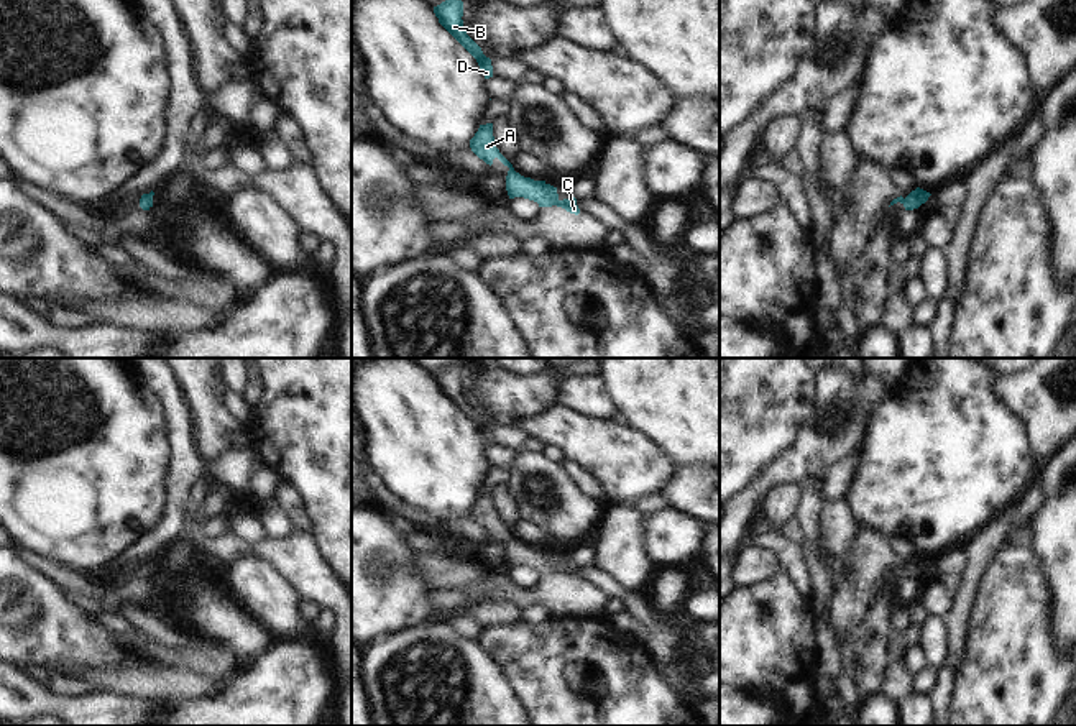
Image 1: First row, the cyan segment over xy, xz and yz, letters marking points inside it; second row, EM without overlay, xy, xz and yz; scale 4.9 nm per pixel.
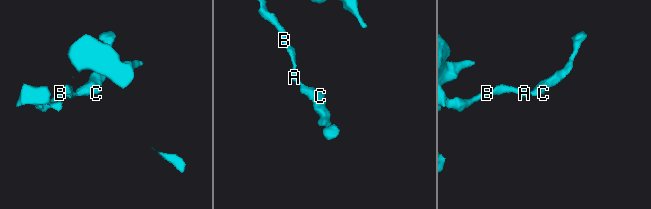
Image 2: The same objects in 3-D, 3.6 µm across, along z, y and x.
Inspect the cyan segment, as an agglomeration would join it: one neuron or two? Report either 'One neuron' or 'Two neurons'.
One neuron

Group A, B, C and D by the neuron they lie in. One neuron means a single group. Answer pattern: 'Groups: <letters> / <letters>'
Groups: A B C D

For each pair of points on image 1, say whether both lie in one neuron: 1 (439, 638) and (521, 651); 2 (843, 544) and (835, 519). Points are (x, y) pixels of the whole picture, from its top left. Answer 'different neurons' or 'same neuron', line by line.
1: different neurons
2: same neuron

